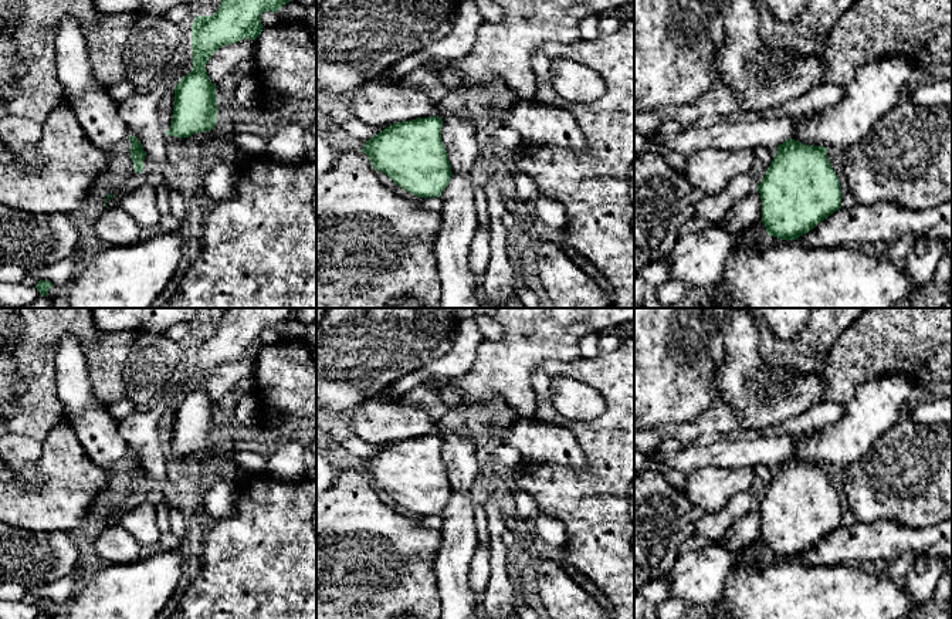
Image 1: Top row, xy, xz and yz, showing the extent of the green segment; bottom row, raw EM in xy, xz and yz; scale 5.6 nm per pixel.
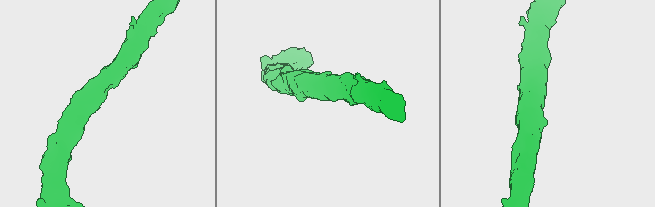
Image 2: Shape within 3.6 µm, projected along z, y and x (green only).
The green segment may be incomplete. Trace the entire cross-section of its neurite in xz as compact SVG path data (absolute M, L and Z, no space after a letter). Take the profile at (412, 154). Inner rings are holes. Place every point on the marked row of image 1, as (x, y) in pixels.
M417 118L393 124L360 149L376 170L419 197L440 197L453 172L441 141L443 119Z

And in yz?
M787 139L756 186L768 236L796 240L841 209L841 186L826 146Z

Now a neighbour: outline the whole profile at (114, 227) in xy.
M121 206L106 209L95 221L95 234L105 247L138 243L140 230L142 227Z

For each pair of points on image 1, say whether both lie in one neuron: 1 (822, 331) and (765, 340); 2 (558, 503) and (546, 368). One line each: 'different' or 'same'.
1: same
2: same

